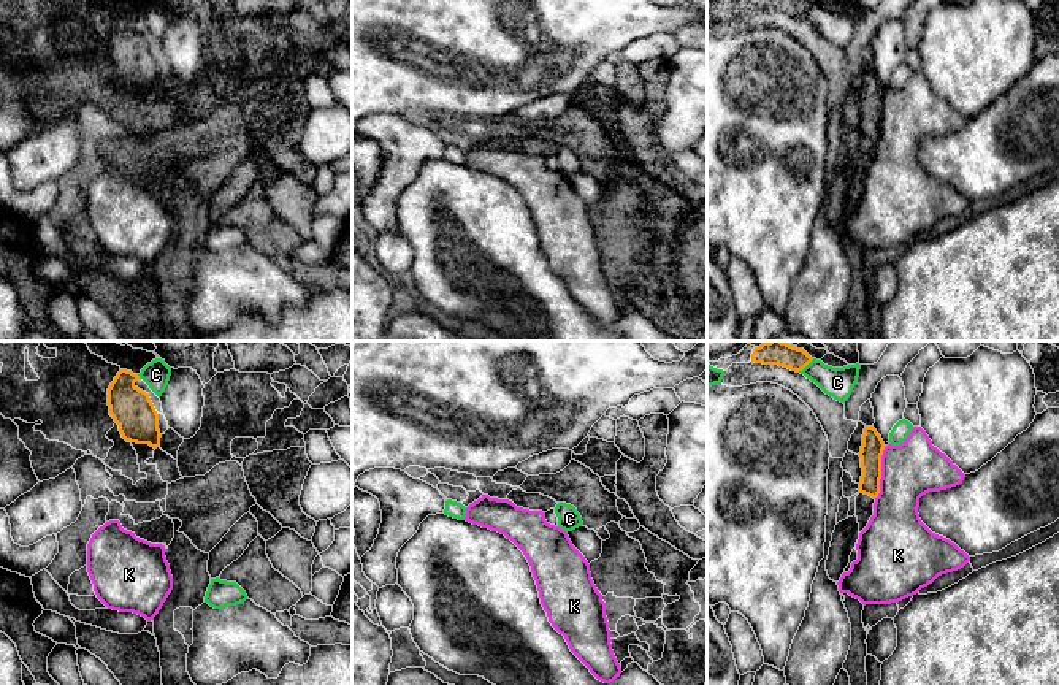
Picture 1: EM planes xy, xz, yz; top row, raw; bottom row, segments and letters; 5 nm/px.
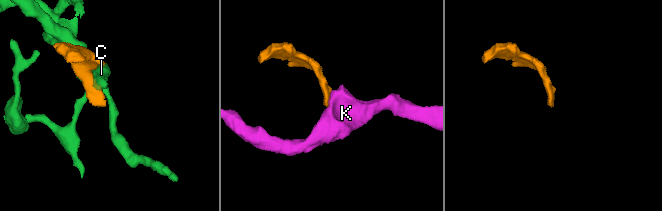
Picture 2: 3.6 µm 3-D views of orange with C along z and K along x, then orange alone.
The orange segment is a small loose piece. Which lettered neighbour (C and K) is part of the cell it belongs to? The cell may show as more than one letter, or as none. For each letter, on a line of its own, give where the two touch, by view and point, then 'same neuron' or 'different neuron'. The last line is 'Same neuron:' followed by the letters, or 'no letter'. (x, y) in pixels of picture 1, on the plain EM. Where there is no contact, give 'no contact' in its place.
C: xy (138, 21) | different neuron
K: yz (880, 118) | different neuron
Same neuron: no letter

